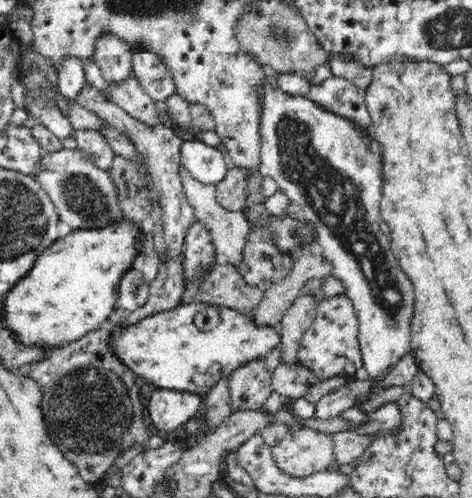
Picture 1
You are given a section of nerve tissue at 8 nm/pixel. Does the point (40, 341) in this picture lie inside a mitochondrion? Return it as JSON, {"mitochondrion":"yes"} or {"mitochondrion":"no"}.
{"mitochondrion":"no"}

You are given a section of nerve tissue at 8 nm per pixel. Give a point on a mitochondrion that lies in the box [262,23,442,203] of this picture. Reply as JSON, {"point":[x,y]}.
{"point":[282,38]}

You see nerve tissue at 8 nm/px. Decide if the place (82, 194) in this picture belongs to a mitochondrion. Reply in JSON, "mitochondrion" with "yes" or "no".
{"mitochondrion":"yes"}

